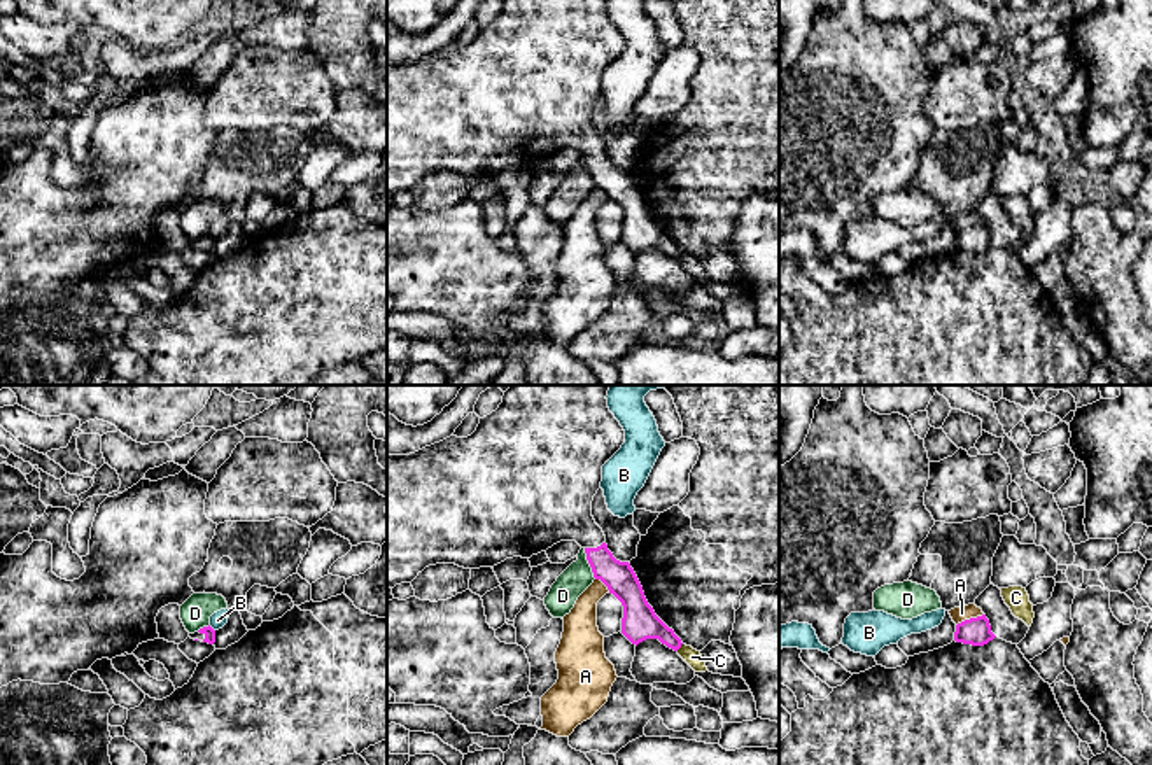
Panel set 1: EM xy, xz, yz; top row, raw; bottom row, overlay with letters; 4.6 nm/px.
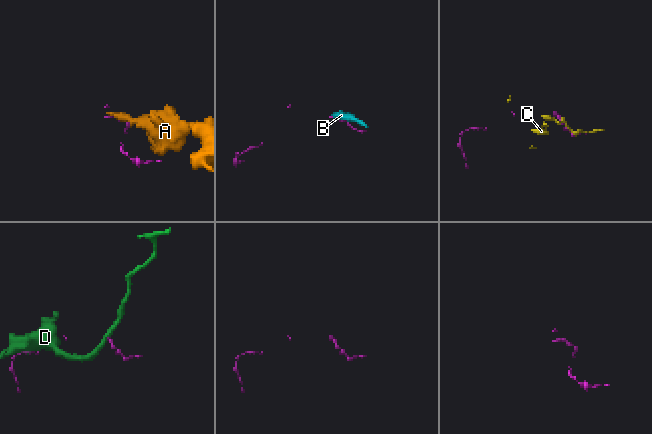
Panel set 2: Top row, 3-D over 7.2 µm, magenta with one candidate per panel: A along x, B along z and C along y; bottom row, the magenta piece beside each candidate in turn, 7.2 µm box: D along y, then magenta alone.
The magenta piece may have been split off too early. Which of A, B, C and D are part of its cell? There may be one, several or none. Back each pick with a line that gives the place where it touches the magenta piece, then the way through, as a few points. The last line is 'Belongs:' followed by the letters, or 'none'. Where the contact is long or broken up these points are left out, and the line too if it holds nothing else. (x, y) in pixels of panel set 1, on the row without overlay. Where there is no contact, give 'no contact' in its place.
Belongs: none

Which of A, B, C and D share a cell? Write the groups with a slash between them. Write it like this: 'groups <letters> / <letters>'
groups A B / C / D

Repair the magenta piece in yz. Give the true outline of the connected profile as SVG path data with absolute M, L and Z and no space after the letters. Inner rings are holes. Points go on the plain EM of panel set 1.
M986 222L965 228L956 233L954 249L972 254L984 254L996 243L991 240Z

